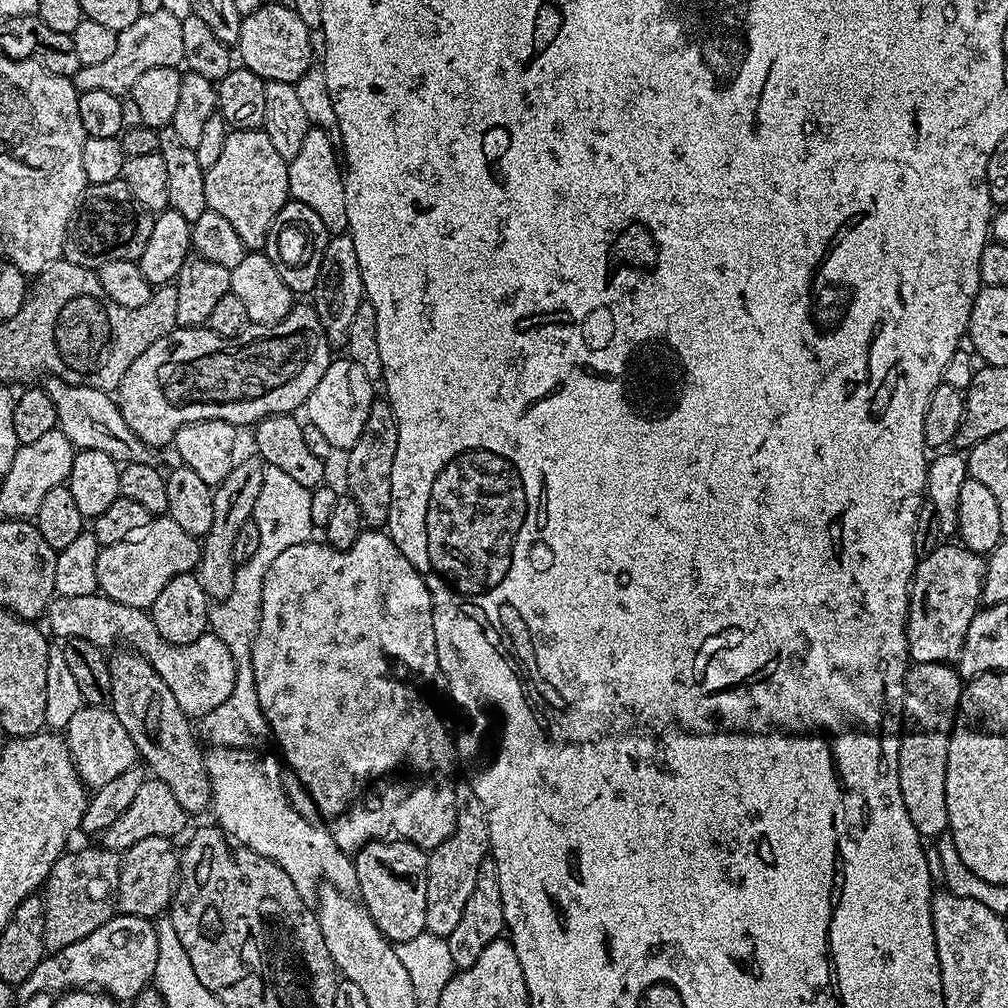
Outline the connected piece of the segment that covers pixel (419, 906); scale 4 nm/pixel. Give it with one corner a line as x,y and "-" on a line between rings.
371,840
355,853
356,888
358,899
370,914
374,926
393,945
410,942
426,930
426,870
428,869
428,852
408,840

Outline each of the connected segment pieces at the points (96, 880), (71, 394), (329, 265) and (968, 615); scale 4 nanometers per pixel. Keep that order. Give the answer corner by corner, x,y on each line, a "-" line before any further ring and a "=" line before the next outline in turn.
80,848
77,852
65,851
59,856
50,870
48,879
42,885
42,899
44,901
44,951
51,954
58,950
66,950
66,946
74,946
74,942
82,942
86,934
94,934
98,926
102,926
114,915
114,897
118,878
120,877
121,853
111,852
109,848
=
49,376
43,381
44,391
50,394
56,411
56,423
62,434
72,443
72,447
79,450
102,450
102,454
110,454
121,465
142,462
151,464
154,460
153,449
126,426
126,418
122,418
119,403
109,393
94,390
90,386
74,386
62,382
57,376
=
347,234
333,235
326,246
326,254
322,254
322,270
318,270
318,282
310,293
310,303
316,309
329,344
347,345
354,314
358,314
358,306
365,303
365,300
362,270
358,270
358,253
354,251
354,242
=
941,542
926,557
917,559
916,573
912,576
912,586
908,590
906,618
908,659
912,664
952,664
959,661
962,642
966,642
966,630
982,606
980,595
987,566
988,561
981,553
959,542

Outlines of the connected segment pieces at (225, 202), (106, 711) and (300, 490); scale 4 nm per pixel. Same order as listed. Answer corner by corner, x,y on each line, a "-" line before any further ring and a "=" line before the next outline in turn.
232,130
222,146
222,155
204,174
206,202
211,211
222,214
234,225
245,249
260,250
268,241
270,226
278,218
278,210
287,204
288,163
274,150
273,143
263,130
=
87,705
80,708
78,714
70,718
66,743
81,780
92,790
106,786
106,782
118,778
118,774
126,774
126,770
138,764
138,753
130,734
126,734
122,722
118,722
108,706
=
265,467
262,494
258,494
258,502
254,502
252,519
258,522
258,551
250,562
239,565
234,574
234,590
230,590
230,598
219,601
210,612
210,631
222,642
226,642
226,650
230,650
230,658
234,658
236,681
234,690
222,706
210,710
199,721
198,732
209,740
209,745
226,748
255,749
269,739
268,723
262,714
262,706
258,706
258,690
254,686
254,670
252,669
252,647
254,638
260,629
260,599
262,598
262,582
266,578
266,570
289,546
309,543
313,539
314,529
310,522
311,491
306,486
298,486
294,478
277,468

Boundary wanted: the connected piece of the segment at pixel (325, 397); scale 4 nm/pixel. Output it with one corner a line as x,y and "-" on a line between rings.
347,358
333,359
328,365
326,374
322,374
318,386
310,394
306,405
307,423
318,426
318,431
330,442
333,450
347,450
362,438
362,426
366,426
366,418
370,418
370,406
374,399
372,393
373,377
358,366
358,362

